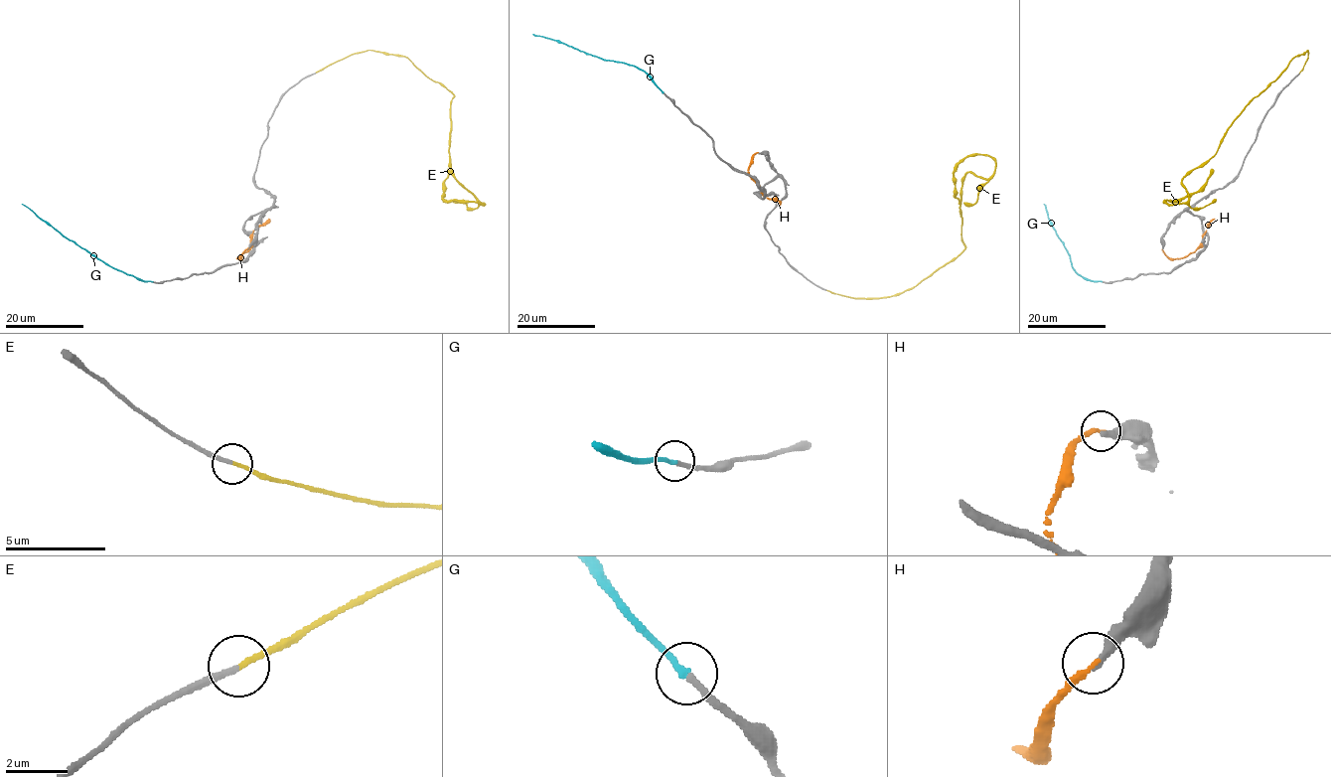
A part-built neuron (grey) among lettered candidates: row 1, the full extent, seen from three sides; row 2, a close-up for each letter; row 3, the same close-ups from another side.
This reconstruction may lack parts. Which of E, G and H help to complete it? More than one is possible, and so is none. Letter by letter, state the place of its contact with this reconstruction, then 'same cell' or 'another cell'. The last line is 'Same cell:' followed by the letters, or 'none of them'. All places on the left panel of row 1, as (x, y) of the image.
E: contact (315, 73); same cell
G: contact (152, 281); same cell
H: contact (247, 247); another cell
Same cell: E, G

